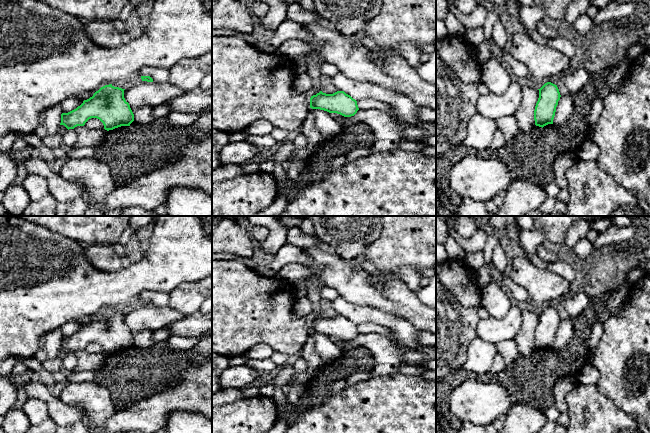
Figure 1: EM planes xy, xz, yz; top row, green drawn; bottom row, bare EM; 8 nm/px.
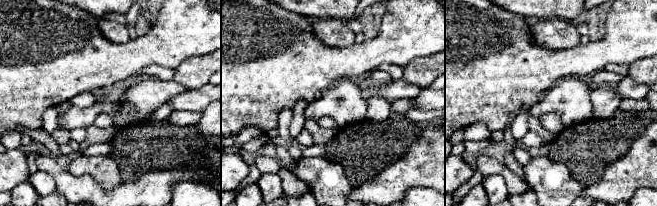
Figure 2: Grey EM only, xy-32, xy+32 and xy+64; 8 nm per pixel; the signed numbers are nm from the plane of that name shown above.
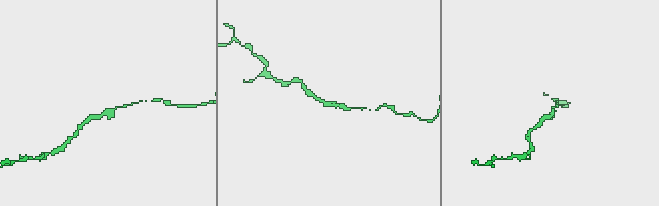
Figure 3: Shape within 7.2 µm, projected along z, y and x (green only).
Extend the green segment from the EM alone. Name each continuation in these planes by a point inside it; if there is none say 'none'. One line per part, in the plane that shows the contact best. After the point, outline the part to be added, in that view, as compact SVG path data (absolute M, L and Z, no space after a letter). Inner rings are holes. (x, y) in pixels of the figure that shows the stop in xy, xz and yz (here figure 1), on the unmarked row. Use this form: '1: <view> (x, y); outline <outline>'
1: xz (315, 369); outline M310 332L306 343L304 344L302 350L302 358L307 361L307 373L309 374L313 383L318 379L321 379L325 374L324 365L325 363L321 360L319 355L315 350L313 333Z

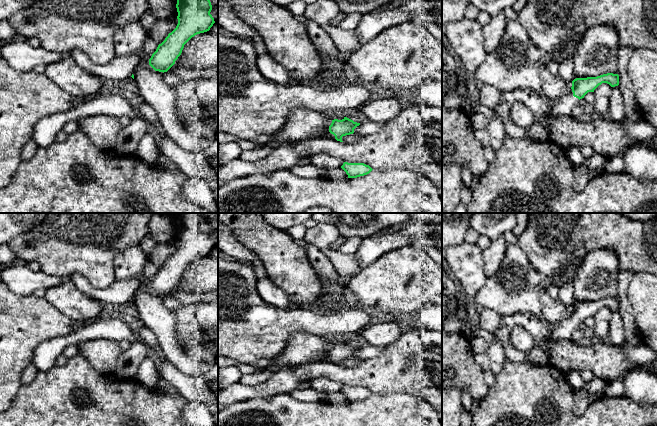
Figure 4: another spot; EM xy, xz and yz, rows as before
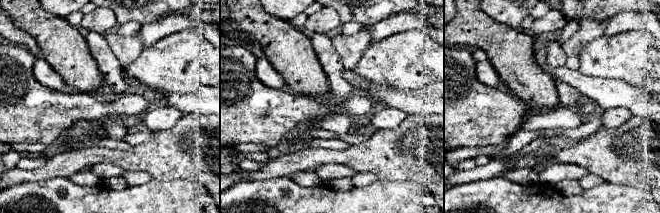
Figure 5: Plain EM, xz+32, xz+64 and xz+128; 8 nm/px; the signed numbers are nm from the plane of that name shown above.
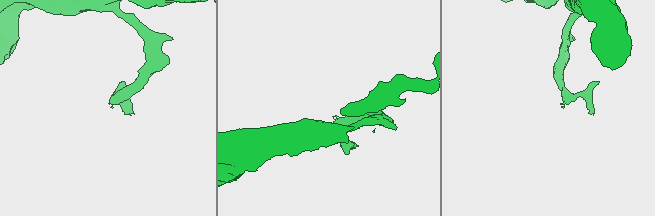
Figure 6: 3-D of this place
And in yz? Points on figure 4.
1: yz (564, 330); outline M569 312L550 331L552 341L572 340L573 333L578 329L579 323L573 320L572 313Z

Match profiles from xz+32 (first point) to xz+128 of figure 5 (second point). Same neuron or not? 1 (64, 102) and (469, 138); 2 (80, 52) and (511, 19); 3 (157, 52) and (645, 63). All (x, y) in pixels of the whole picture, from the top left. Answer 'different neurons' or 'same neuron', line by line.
1: same neuron
2: different neurons
3: same neuron

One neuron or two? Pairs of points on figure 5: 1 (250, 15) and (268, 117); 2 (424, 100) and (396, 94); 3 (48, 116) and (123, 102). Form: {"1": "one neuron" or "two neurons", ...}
{"1": "two neurons", "2": "one neuron", "3": "one neuron"}

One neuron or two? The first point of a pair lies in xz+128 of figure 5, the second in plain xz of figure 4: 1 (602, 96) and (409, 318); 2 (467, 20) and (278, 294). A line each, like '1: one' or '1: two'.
1: one
2: two

